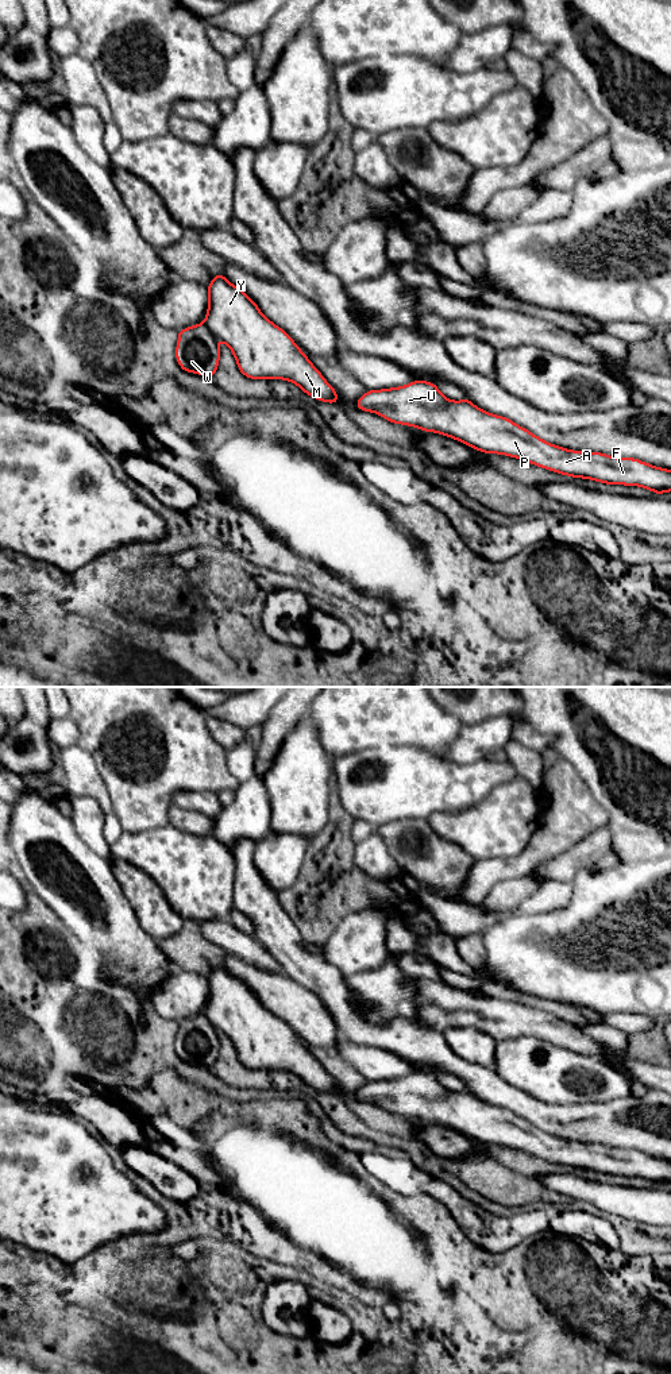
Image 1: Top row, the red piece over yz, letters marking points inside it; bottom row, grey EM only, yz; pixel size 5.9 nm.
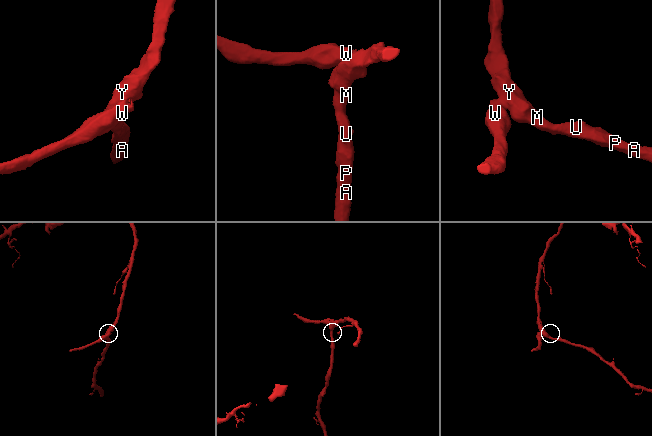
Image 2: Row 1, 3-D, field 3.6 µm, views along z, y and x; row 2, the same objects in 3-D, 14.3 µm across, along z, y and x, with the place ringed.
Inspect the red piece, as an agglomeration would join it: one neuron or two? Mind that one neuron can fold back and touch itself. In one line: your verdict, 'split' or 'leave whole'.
split

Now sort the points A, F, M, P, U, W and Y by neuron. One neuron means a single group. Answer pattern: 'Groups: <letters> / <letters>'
Groups: A F M P U Y / W

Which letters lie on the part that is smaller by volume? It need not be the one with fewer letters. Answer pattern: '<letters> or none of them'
W

